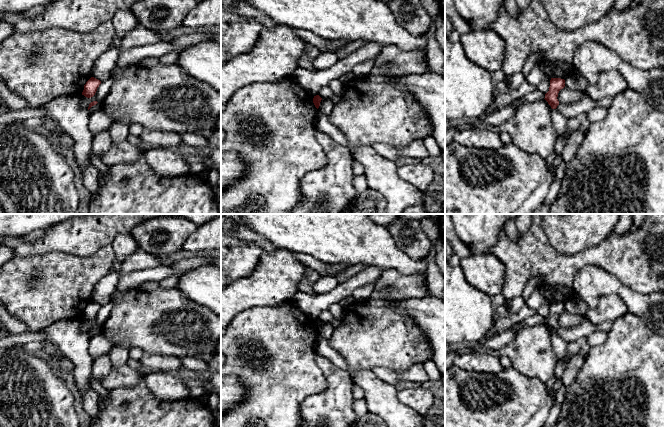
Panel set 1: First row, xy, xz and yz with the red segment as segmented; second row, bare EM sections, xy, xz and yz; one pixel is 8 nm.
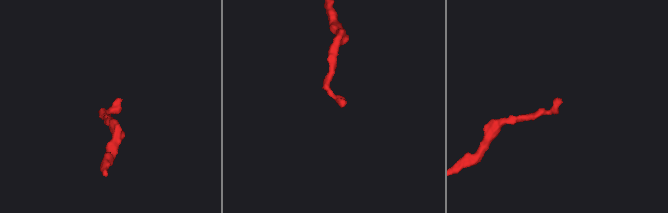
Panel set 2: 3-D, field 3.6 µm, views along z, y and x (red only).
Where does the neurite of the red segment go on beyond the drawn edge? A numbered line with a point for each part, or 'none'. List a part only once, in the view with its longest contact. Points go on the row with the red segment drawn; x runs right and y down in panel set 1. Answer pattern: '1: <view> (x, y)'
none

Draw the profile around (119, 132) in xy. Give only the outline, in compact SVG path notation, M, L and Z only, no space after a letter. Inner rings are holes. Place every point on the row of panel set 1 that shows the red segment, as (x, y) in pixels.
M112 123L108 130L113 143L120 144L127 141L129 135L129 126L127 124Z

